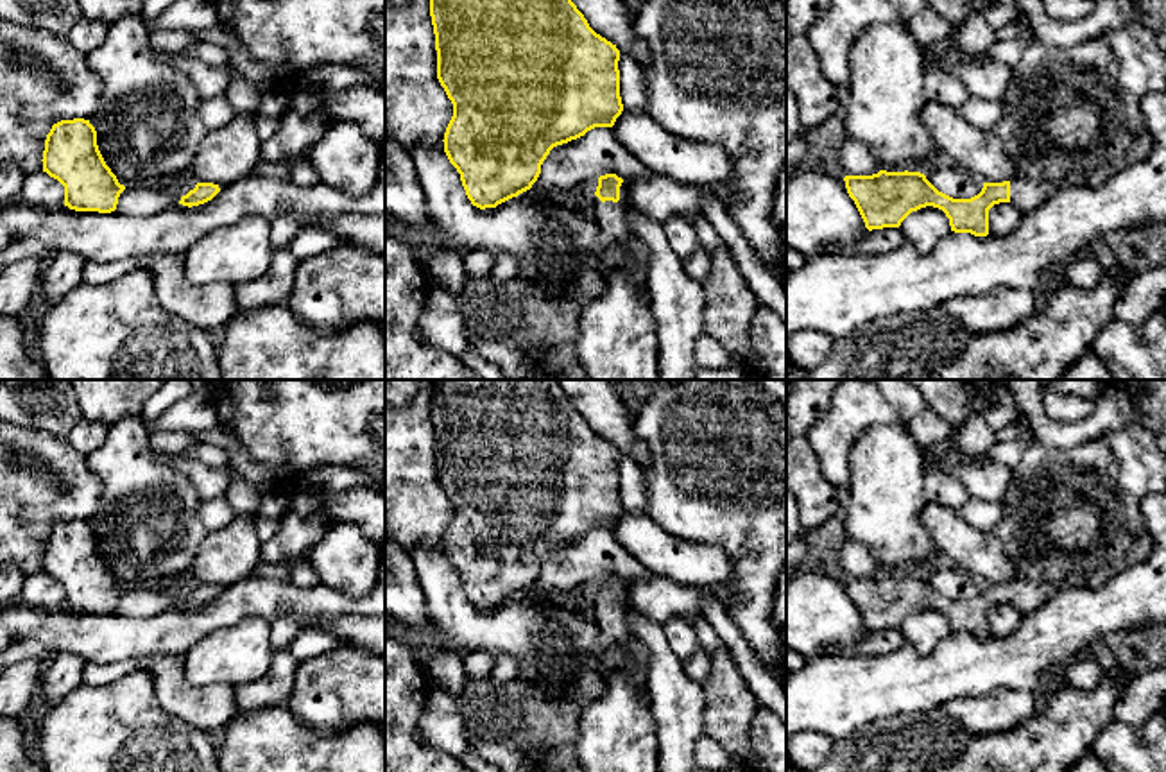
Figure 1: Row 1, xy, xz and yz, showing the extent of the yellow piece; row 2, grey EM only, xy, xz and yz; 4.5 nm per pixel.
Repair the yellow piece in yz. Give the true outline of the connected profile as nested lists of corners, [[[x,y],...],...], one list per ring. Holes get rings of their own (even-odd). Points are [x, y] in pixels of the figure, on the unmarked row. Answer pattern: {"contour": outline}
{"contour": [[[879,571],[872,577],[845,577],[844,582],[869,632],[899,629],[912,613],[933,607],[946,614],[951,632],[974,638],[989,636],[989,611],[994,605],[1010,604],[1028,614],[1055,589],[1053,584],[1017,577],[1003,584],[983,584],[982,593],[971,600],[953,600],[921,573]]]}

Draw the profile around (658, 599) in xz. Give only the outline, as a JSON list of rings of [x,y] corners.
[[[664,577],[629,580],[625,600],[645,618],[664,625],[668,620],[686,620],[695,623],[704,618],[704,596],[716,596],[725,609],[731,605],[733,591],[725,582],[709,588],[679,586]]]

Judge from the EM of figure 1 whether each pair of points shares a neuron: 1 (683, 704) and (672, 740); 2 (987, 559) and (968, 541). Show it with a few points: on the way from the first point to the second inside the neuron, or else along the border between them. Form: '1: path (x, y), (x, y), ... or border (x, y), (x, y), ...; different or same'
1: path (679, 713), (677, 731); same
2: path (982, 556), (973, 547); same

